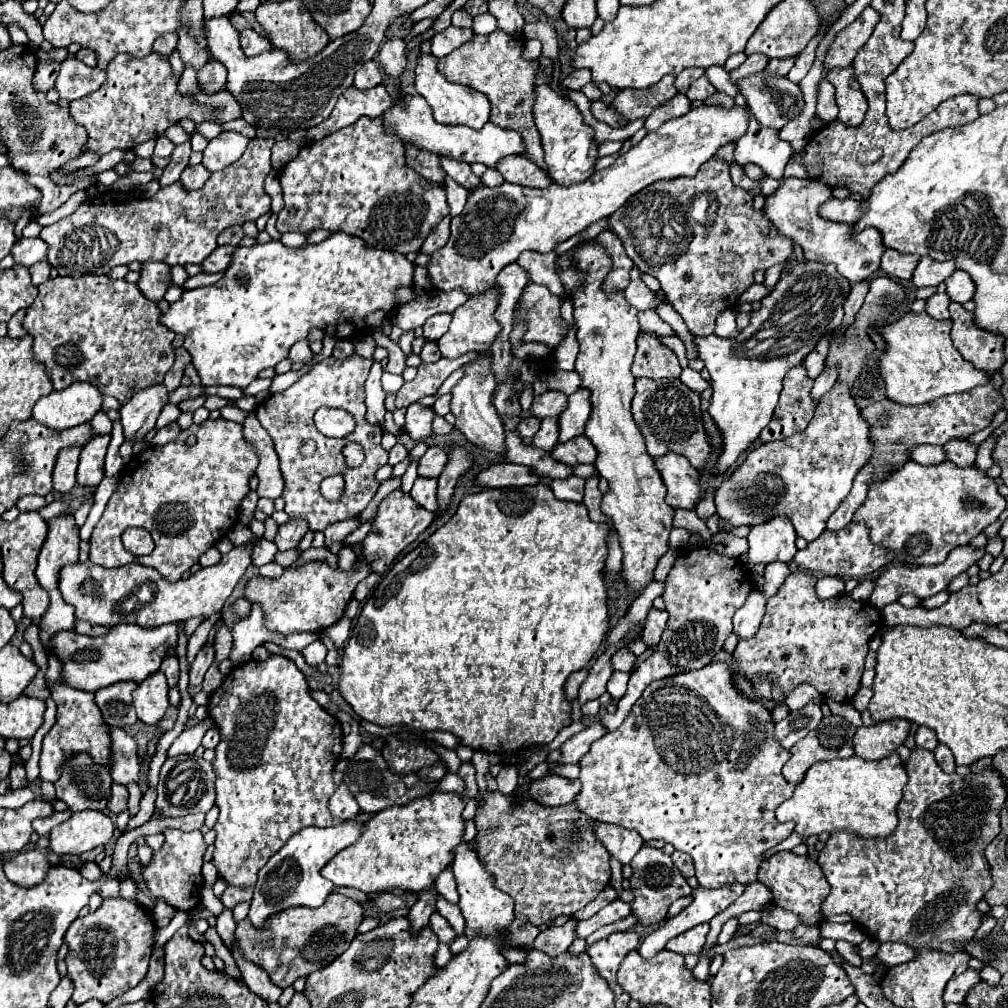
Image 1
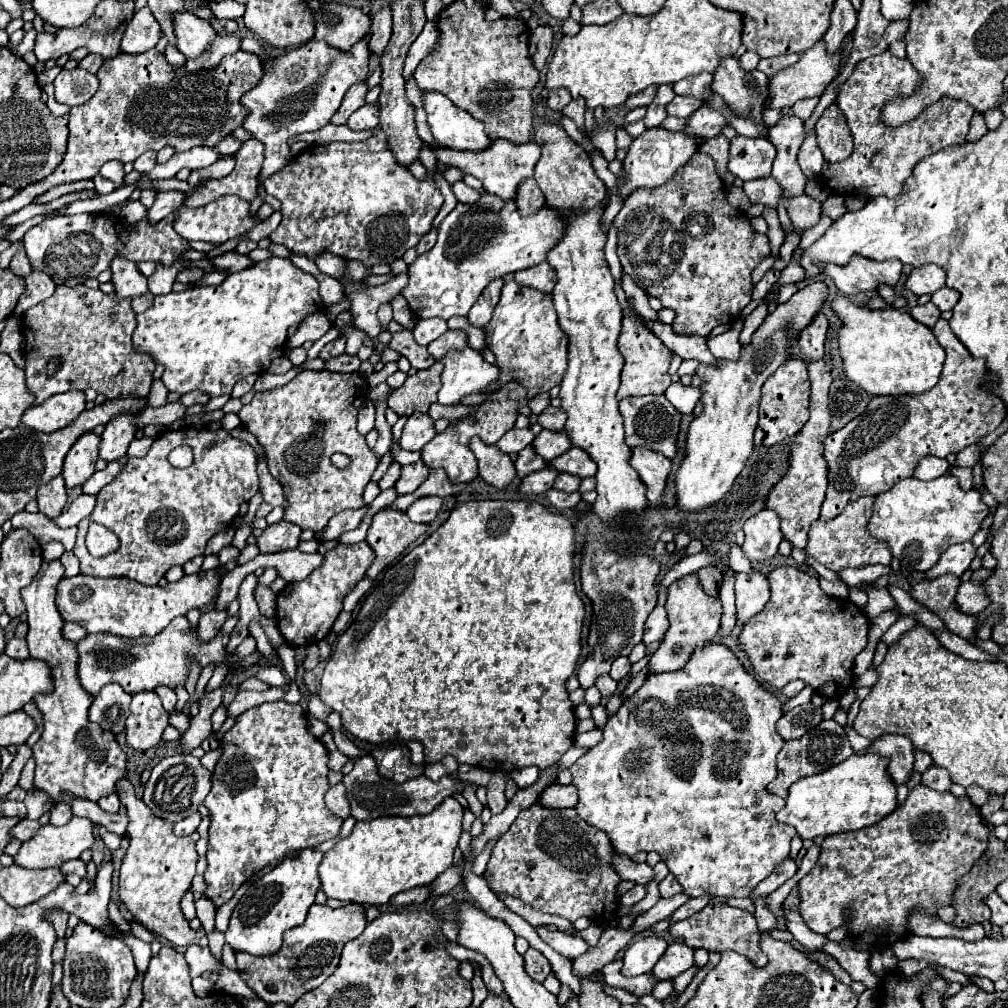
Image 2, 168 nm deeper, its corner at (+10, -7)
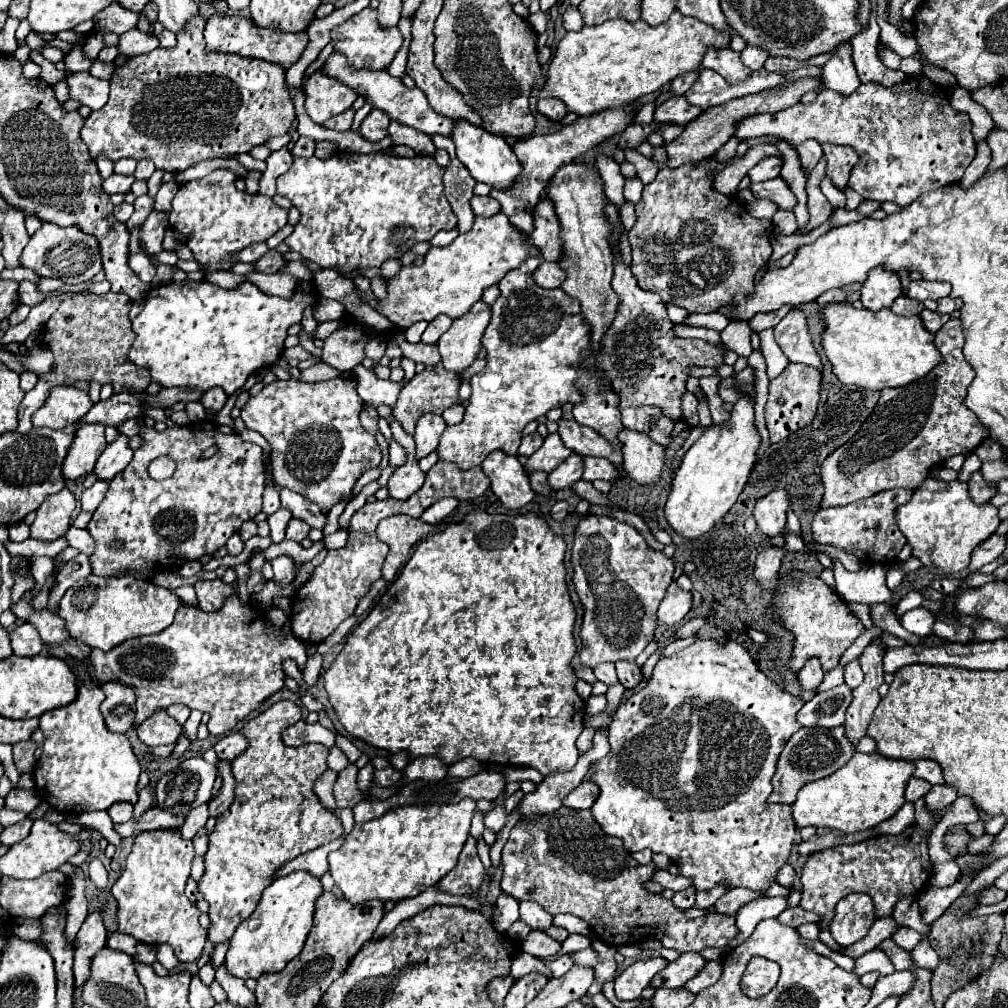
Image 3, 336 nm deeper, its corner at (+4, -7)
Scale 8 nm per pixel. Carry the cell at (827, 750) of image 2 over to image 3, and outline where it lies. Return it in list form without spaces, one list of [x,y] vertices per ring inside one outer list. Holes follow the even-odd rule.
[[[844,726],[840,728],[800,728],[790,740],[786,742],[778,764],[776,764],[776,774],[772,778],[772,794],[768,796],[770,802],[778,804],[794,804],[798,790],[814,780],[826,778],[834,774],[838,768],[842,768],[854,754],[854,746],[848,742],[844,736]]]

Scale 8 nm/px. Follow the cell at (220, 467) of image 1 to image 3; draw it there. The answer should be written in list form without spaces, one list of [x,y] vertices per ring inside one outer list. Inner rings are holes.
[[[142,416],[136,418],[142,424],[142,446],[134,450],[130,464],[114,476],[108,484],[108,492],[100,506],[94,510],[92,520],[88,524],[88,532],[96,540],[96,552],[90,556],[92,572],[98,576],[124,576],[130,574],[134,578],[152,578],[156,572],[166,570],[170,566],[168,552],[174,550],[176,556],[186,560],[198,560],[204,554],[214,554],[222,548],[228,538],[240,530],[242,522],[252,520],[262,510],[262,492],[266,486],[266,474],[262,464],[262,448],[244,442],[238,434],[222,434],[212,420],[190,422],[182,428],[166,428],[164,432],[156,432],[148,428]],[[210,446],[218,446],[218,452],[212,458],[202,460],[202,452]],[[158,456],[170,456],[176,462],[176,472],[172,478],[156,482],[148,476],[148,464]],[[110,542],[122,542],[122,548],[112,548]]]

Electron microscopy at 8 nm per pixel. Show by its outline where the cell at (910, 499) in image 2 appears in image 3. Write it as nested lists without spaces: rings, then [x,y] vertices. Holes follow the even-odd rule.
[[[926,478],[914,492],[912,500],[898,508],[896,522],[912,546],[912,556],[920,558],[926,570],[942,576],[954,576],[968,568],[972,550],[996,532],[1000,518],[998,508],[992,504],[974,504],[964,482],[940,482]]]

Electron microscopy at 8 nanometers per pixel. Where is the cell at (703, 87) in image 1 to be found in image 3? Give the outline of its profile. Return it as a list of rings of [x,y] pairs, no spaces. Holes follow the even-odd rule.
[[[674,96],[662,104],[656,106],[654,112],[654,122],[660,124],[688,124],[694,118],[698,118],[702,114],[702,108],[694,108],[692,104],[686,102],[684,96]]]

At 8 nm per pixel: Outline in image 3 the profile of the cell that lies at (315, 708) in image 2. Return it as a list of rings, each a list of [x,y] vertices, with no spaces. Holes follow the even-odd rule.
[[[232,592],[226,604],[210,614],[182,602],[174,622],[160,634],[126,640],[110,652],[92,650],[96,676],[106,682],[110,674],[110,680],[128,684],[134,690],[138,710],[134,728],[156,710],[181,703],[210,714],[206,726],[210,734],[220,736],[256,712],[266,698],[284,686],[282,662],[286,658],[298,660],[300,668],[306,660],[302,640],[292,634],[282,636],[280,630],[264,632],[266,614],[254,604],[248,606],[240,602],[238,592]]]

